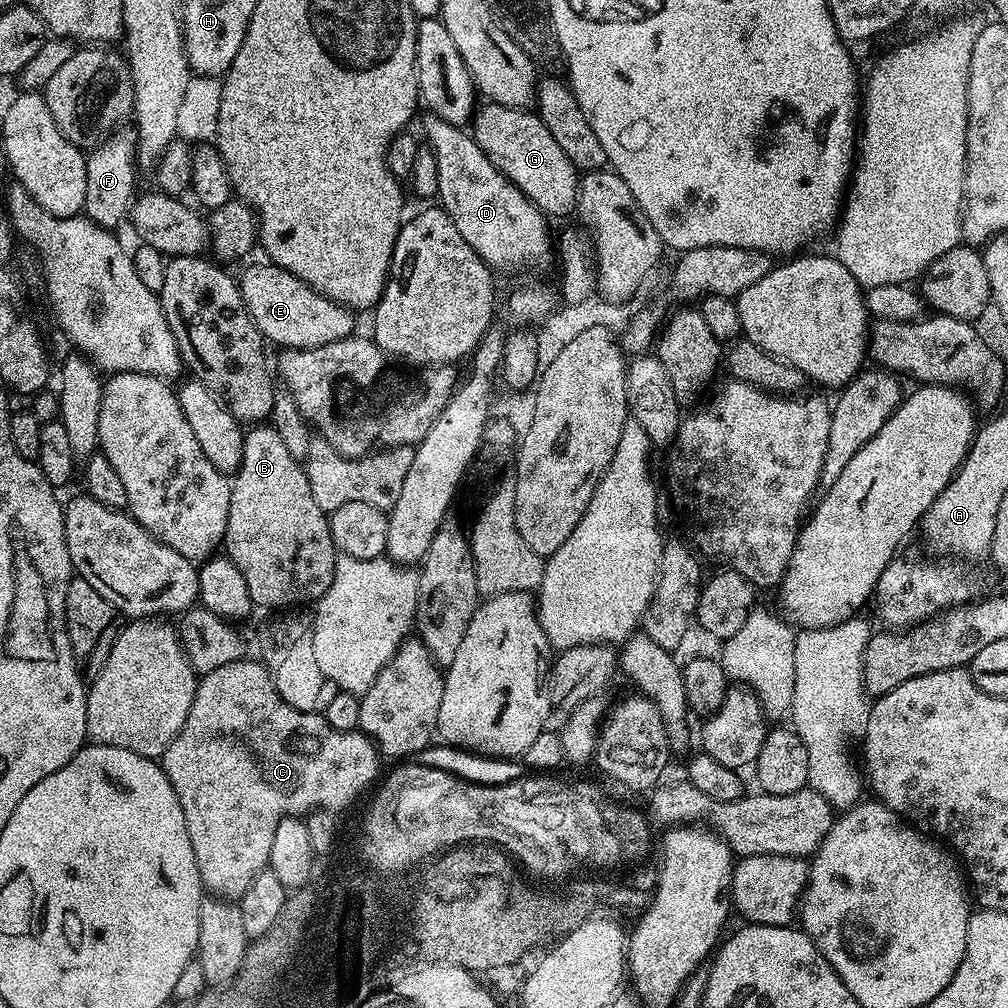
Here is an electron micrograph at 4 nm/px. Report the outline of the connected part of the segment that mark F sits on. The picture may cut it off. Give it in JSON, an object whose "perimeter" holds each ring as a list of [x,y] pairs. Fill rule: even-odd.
{"perimeter":[[[117,130],[87,153],[86,159],[86,198],[83,215],[94,221],[100,228],[119,229],[119,224],[129,219],[130,209],[137,195],[136,172],[136,133],[135,131]]]}

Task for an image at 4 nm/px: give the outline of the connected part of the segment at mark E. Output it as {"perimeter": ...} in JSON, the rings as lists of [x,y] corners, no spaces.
{"perimeter":[[[263,262],[252,264],[244,273],[239,273],[238,283],[240,293],[252,320],[258,326],[265,341],[281,344],[281,349],[290,348],[317,348],[326,346],[326,342],[338,342],[342,338],[353,335],[356,324],[353,309],[347,308],[338,301],[322,295],[319,290],[312,287],[303,275],[297,274],[289,268],[281,268],[279,264]]]}

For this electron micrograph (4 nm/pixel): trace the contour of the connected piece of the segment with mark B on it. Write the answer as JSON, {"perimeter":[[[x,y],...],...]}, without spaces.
{"perimeter":[[[252,426],[245,431],[242,462],[236,467],[230,483],[232,486],[230,490],[230,514],[226,518],[226,534],[224,535],[222,548],[228,559],[234,562],[234,566],[238,566],[238,570],[242,570],[242,578],[246,578],[246,590],[250,590],[253,605],[260,607],[261,604],[264,608],[276,608],[272,610],[288,610],[293,606],[308,606],[315,601],[321,600],[326,594],[326,590],[330,590],[330,582],[334,582],[334,566],[336,565],[338,553],[330,534],[328,516],[320,509],[318,502],[314,502],[314,494],[310,494],[310,482],[304,473],[304,465],[294,458],[294,454],[290,454],[290,450],[286,450],[286,445],[282,443],[282,437],[278,434],[276,428]]]}

